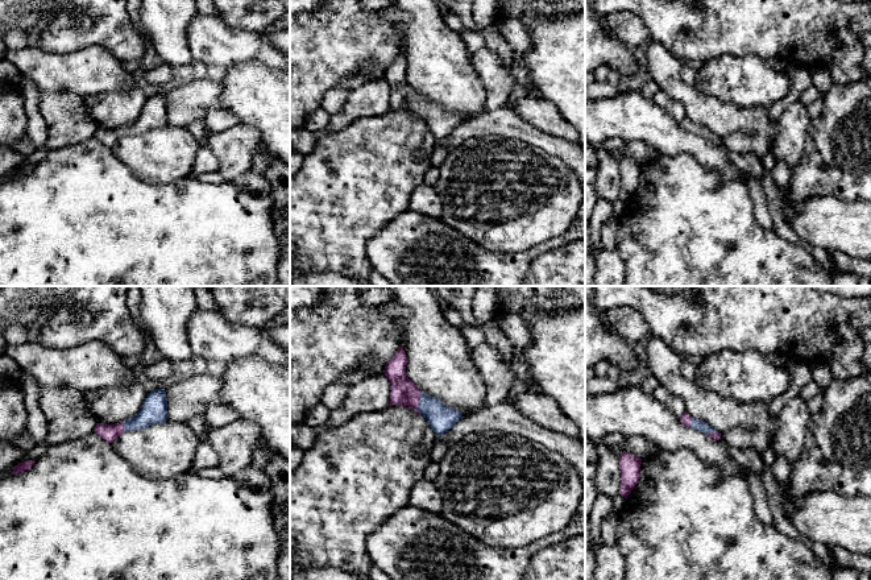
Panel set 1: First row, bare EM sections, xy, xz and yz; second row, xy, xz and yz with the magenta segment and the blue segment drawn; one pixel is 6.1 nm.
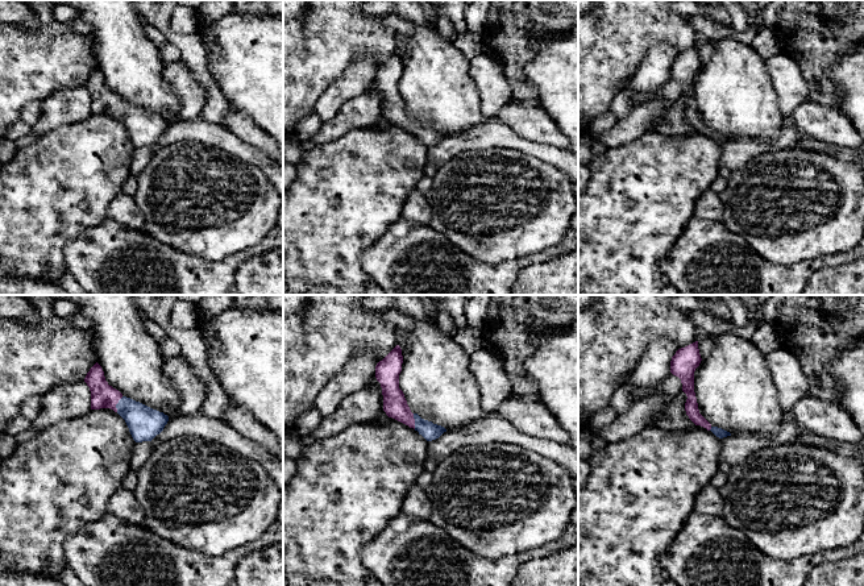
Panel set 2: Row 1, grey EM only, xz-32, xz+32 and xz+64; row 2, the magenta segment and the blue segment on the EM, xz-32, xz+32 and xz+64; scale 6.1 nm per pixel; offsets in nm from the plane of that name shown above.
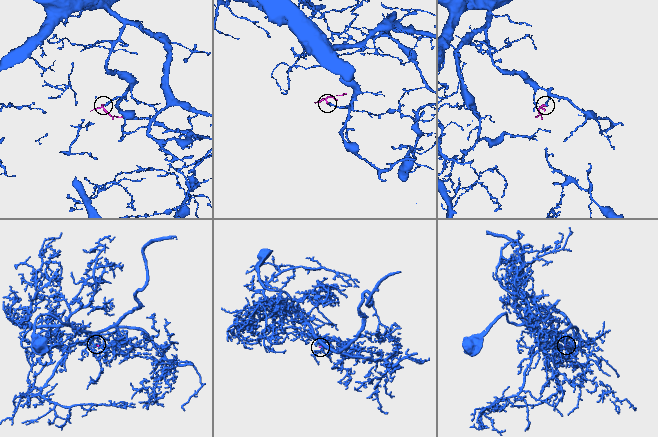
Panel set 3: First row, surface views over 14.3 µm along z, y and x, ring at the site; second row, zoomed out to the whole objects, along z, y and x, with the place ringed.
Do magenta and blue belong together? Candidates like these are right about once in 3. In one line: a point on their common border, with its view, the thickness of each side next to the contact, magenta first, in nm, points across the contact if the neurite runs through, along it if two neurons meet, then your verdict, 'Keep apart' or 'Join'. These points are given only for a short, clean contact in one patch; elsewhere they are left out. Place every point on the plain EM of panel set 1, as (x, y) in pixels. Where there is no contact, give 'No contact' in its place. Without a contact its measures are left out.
Touches magenta at xz (418, 107). Thickness 160 nm (magenta) against 160 nm. Path across: xz (403, 96), (418, 107), (431, 112), (442, 123). Join

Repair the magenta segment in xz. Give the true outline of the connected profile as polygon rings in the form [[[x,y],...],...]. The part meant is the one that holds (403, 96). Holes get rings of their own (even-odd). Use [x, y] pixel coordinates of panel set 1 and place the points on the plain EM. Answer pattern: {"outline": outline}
{"outline": [[[399,50],[395,59],[389,63],[383,78],[390,86],[390,109],[402,109],[420,117],[437,138],[451,134],[461,123],[460,115],[445,111],[439,103],[422,98],[406,79],[407,62]]]}

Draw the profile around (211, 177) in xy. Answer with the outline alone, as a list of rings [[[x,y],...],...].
[[[219,171],[200,173],[195,175],[195,178],[204,183],[212,183],[212,185],[219,185],[224,182],[224,178],[221,177]]]

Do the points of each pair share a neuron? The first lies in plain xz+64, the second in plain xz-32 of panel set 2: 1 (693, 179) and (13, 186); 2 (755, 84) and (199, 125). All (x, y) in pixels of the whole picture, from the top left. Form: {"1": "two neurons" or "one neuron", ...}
{"1": "one neuron", "2": "two neurons"}

